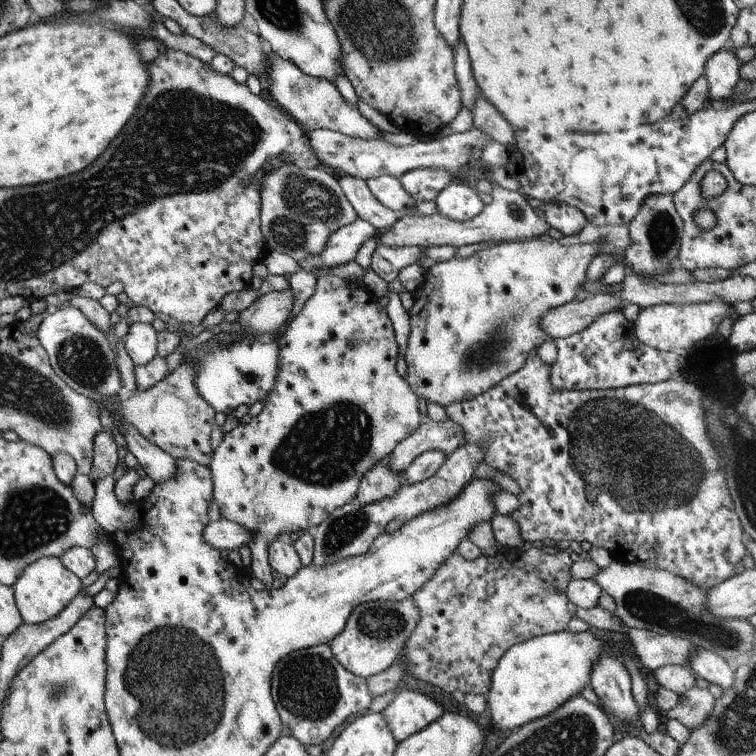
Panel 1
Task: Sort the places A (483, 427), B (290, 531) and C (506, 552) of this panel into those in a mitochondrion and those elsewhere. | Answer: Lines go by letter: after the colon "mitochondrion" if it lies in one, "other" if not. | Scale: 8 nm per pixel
A: other
B: other
C: other

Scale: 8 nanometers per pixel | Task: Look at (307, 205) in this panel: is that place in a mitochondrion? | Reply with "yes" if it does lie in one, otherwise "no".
yes

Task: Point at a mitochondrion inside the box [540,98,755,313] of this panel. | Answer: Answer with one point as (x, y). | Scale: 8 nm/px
(662, 231)

